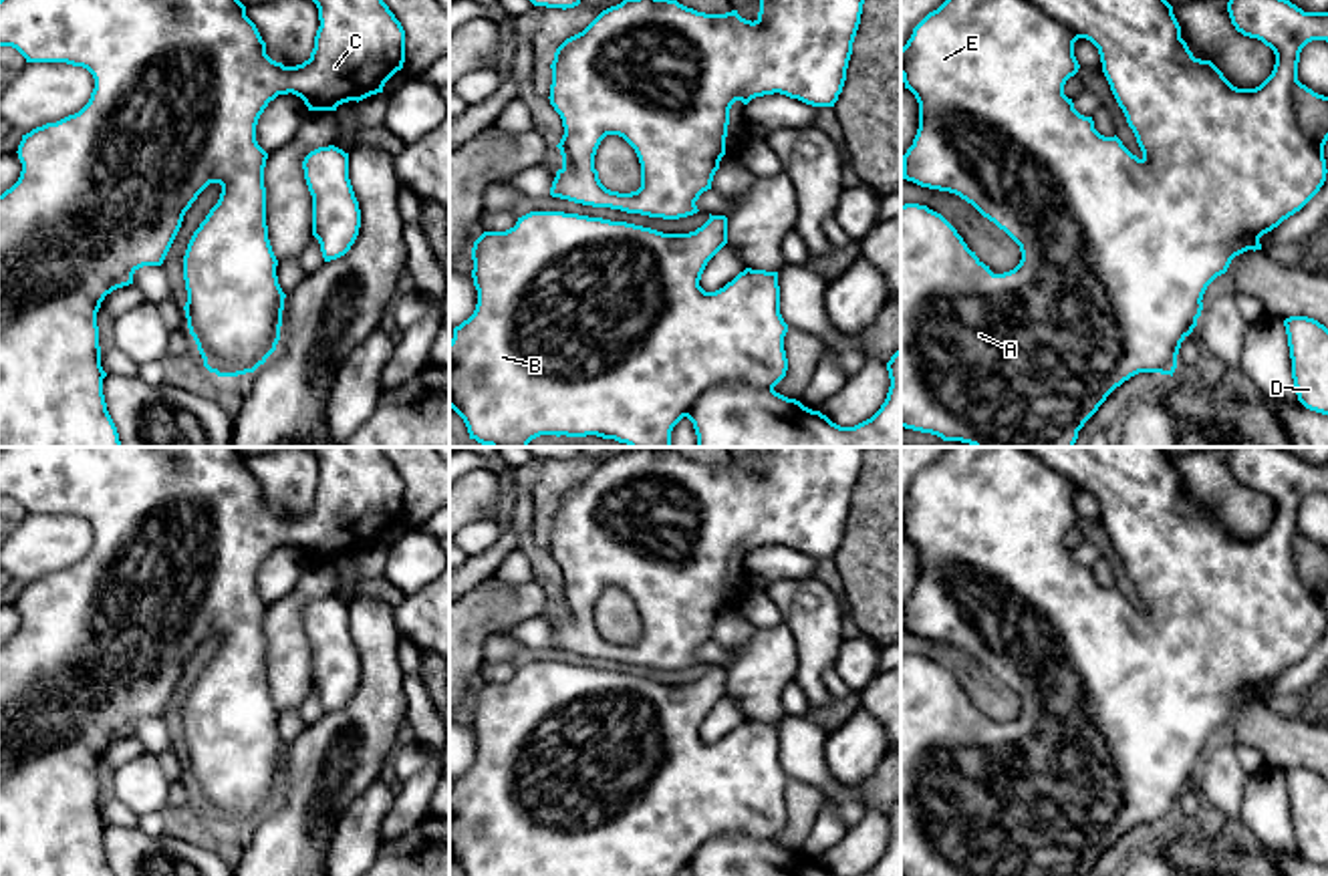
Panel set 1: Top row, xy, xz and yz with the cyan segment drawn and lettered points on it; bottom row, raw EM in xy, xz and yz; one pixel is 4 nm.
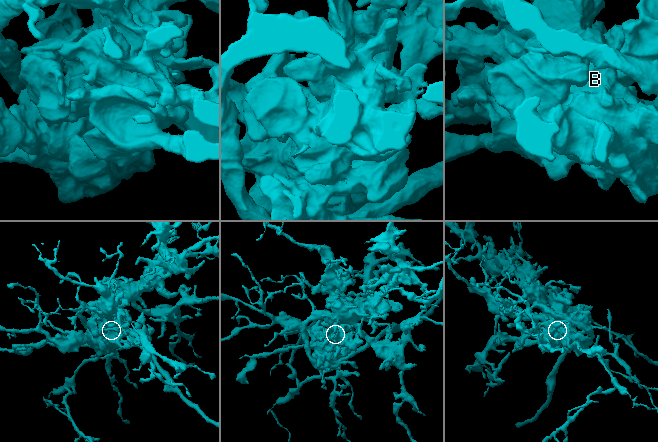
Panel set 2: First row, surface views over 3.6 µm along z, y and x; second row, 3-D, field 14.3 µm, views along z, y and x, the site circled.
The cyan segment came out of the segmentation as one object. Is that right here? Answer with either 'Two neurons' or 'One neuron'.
One neuron

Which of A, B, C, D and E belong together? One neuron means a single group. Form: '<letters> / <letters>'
A B C D E

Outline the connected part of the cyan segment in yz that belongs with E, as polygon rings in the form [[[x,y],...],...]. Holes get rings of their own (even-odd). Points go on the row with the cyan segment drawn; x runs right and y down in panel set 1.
[[[945,0],[913,28],[901,48],[901,77],[919,103],[919,129],[903,155],[903,179],[955,193],[971,203],[1020,246],[1022,260],[1014,270],[993,274],[941,213],[919,203],[901,205],[901,427],[973,447],[1074,447],[1084,423],[1124,381],[1139,373],[1173,377],[1181,342],[1201,316],[1207,286],[1227,272],[1235,256],[1261,250],[1259,238],[1320,191],[1328,173],[1324,159],[1328,97],[1298,81],[1298,62],[1308,42],[1328,42],[1328,12],[1304,12],[1290,0],[1229,0],[1227,12],[1237,32],[1261,40],[1276,54],[1272,75],[1255,89],[1237,89],[1211,60],[1195,58],[1167,0]],[[1078,38],[1098,48],[1102,72],[1137,137],[1141,159],[1116,135],[1100,135],[1092,117],[1080,115],[1064,95],[1066,81],[1080,68],[1074,56]]]

